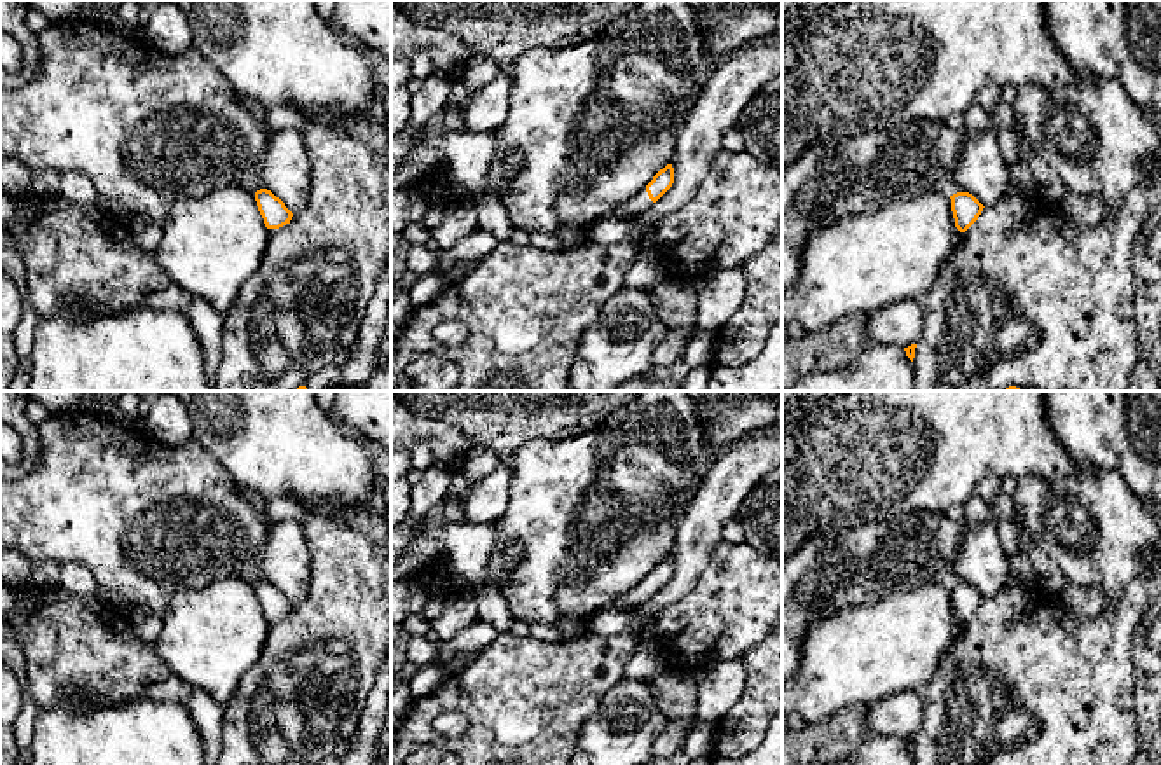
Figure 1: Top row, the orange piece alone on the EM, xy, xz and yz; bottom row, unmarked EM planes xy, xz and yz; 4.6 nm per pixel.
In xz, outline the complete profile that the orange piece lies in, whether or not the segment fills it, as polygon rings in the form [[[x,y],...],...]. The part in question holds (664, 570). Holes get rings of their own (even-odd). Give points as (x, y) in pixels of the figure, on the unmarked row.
[[[667,555],[639,585],[618,597],[615,606],[625,611],[632,611],[637,604],[656,594],[672,578],[672,575],[674,559],[672,555]]]

